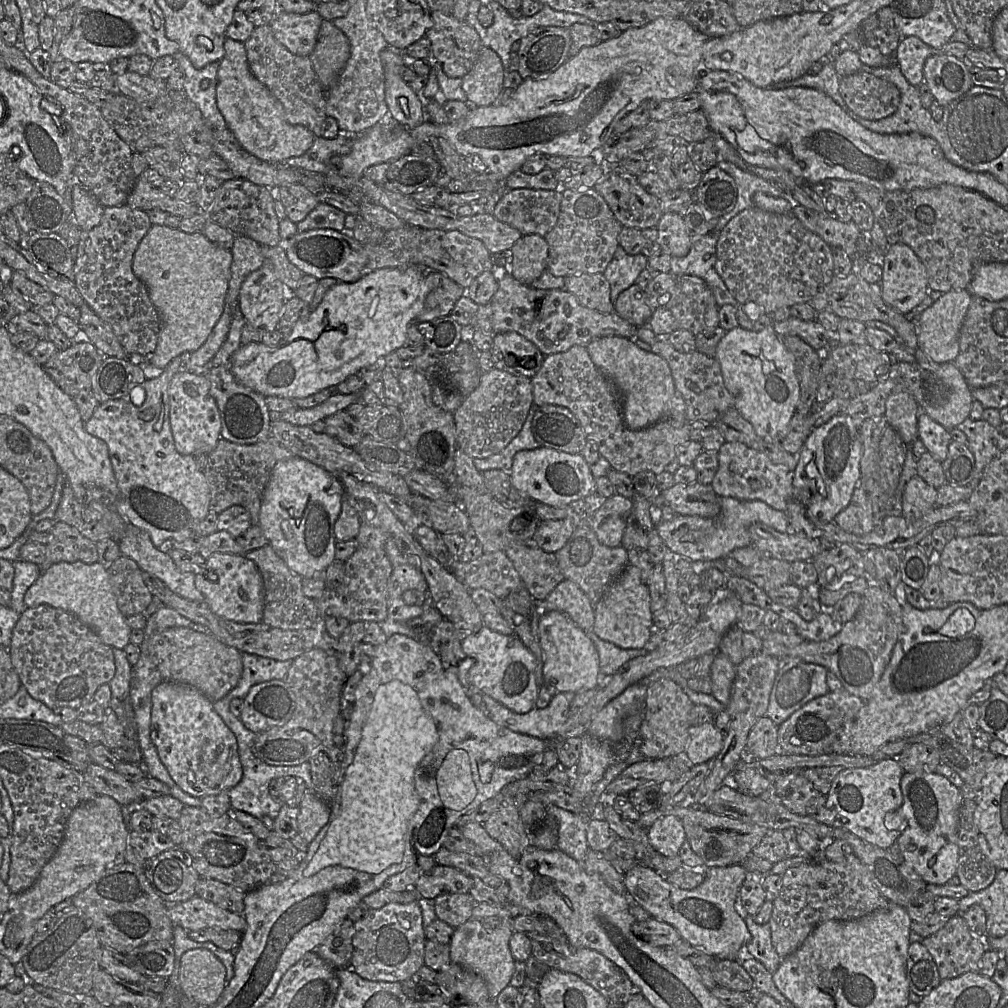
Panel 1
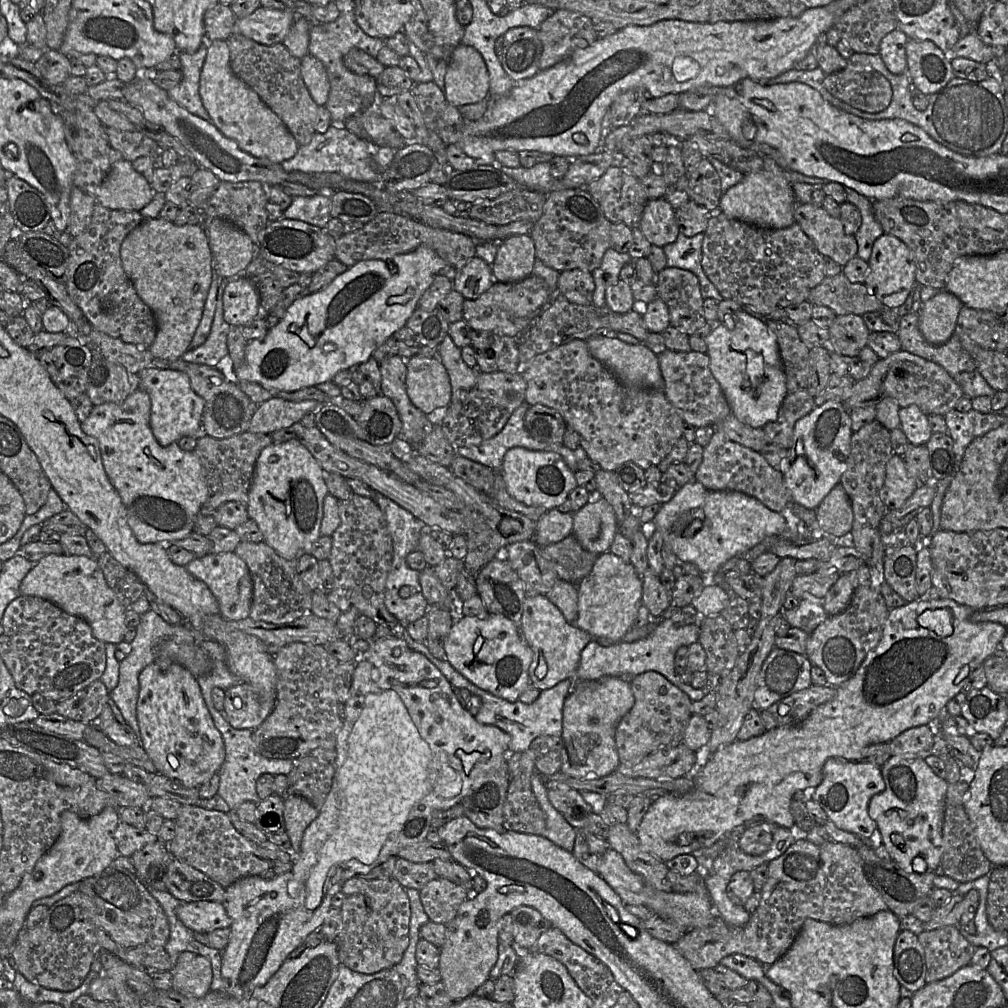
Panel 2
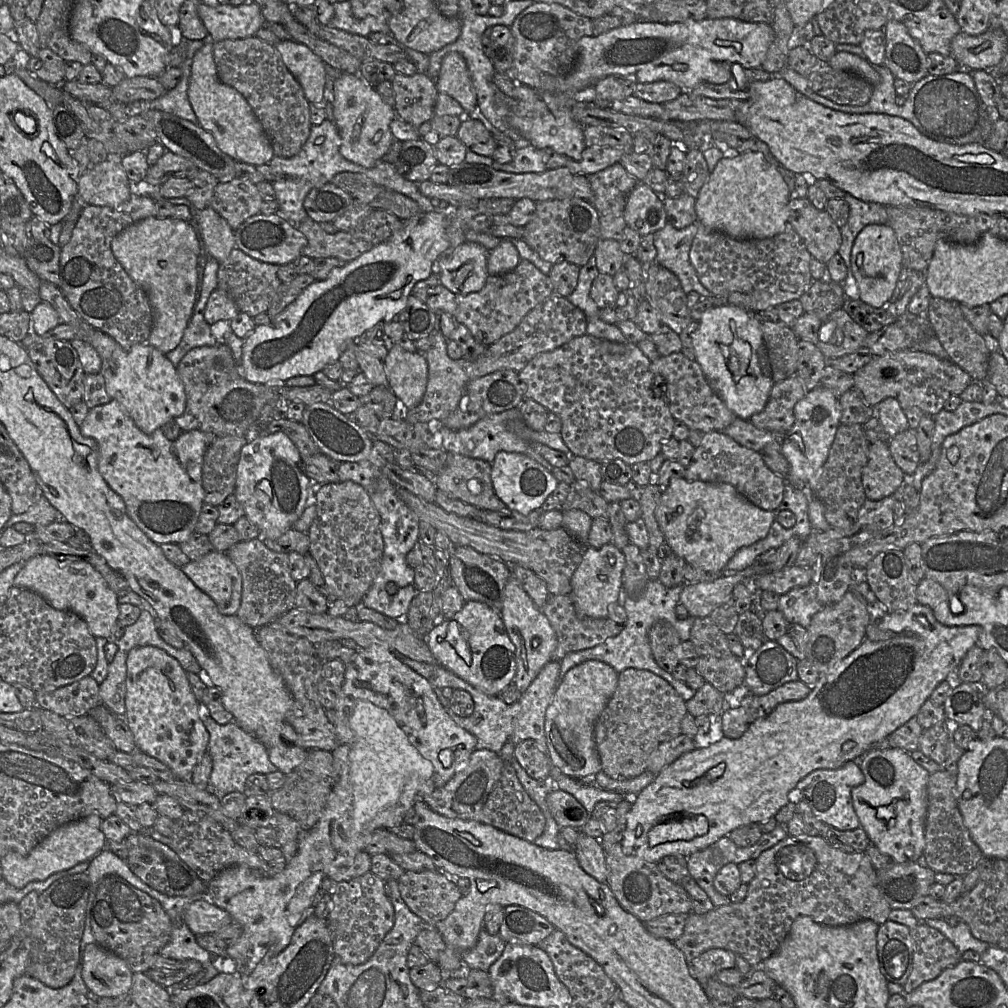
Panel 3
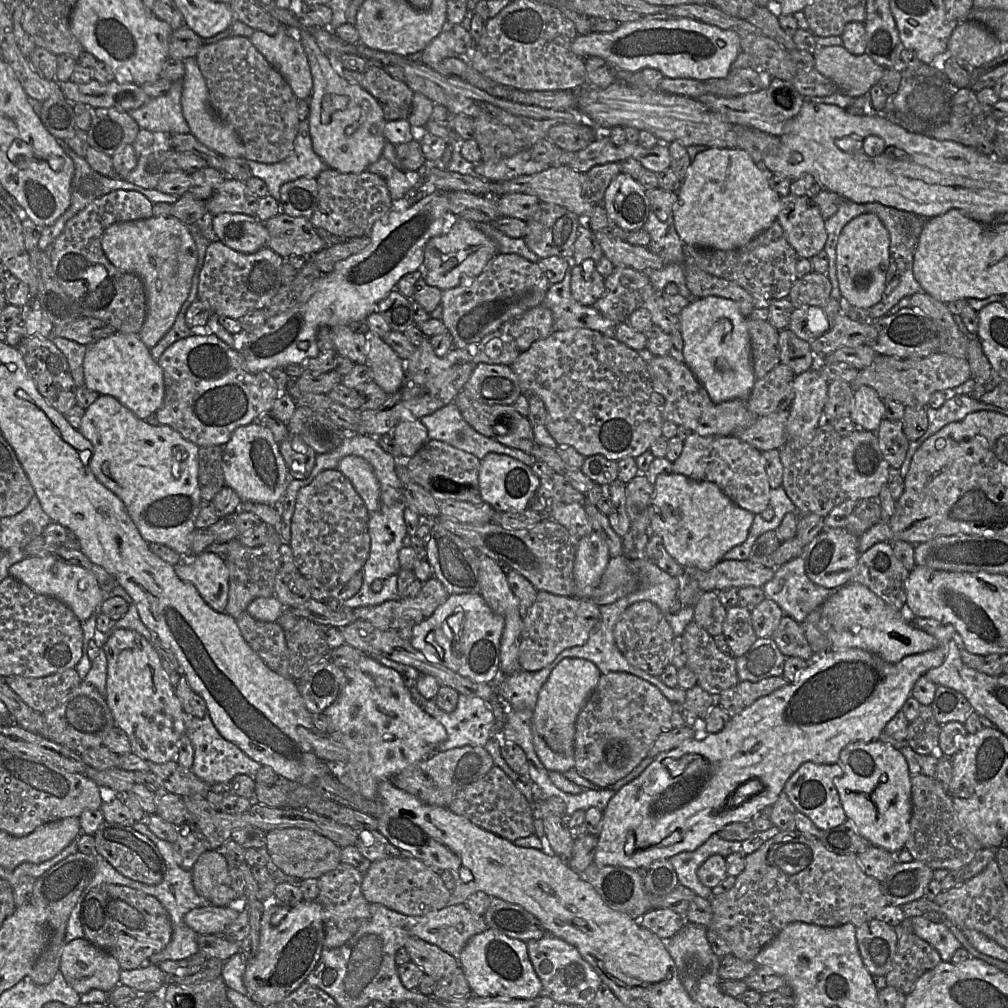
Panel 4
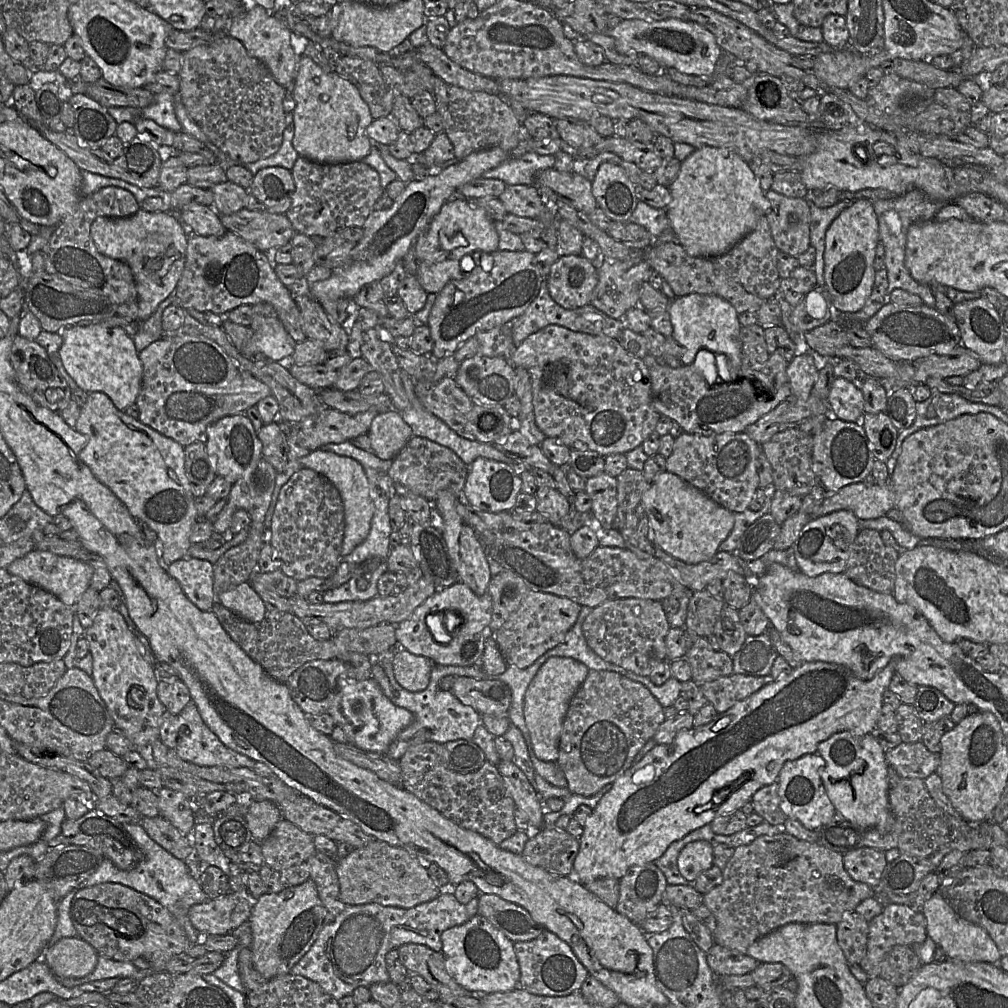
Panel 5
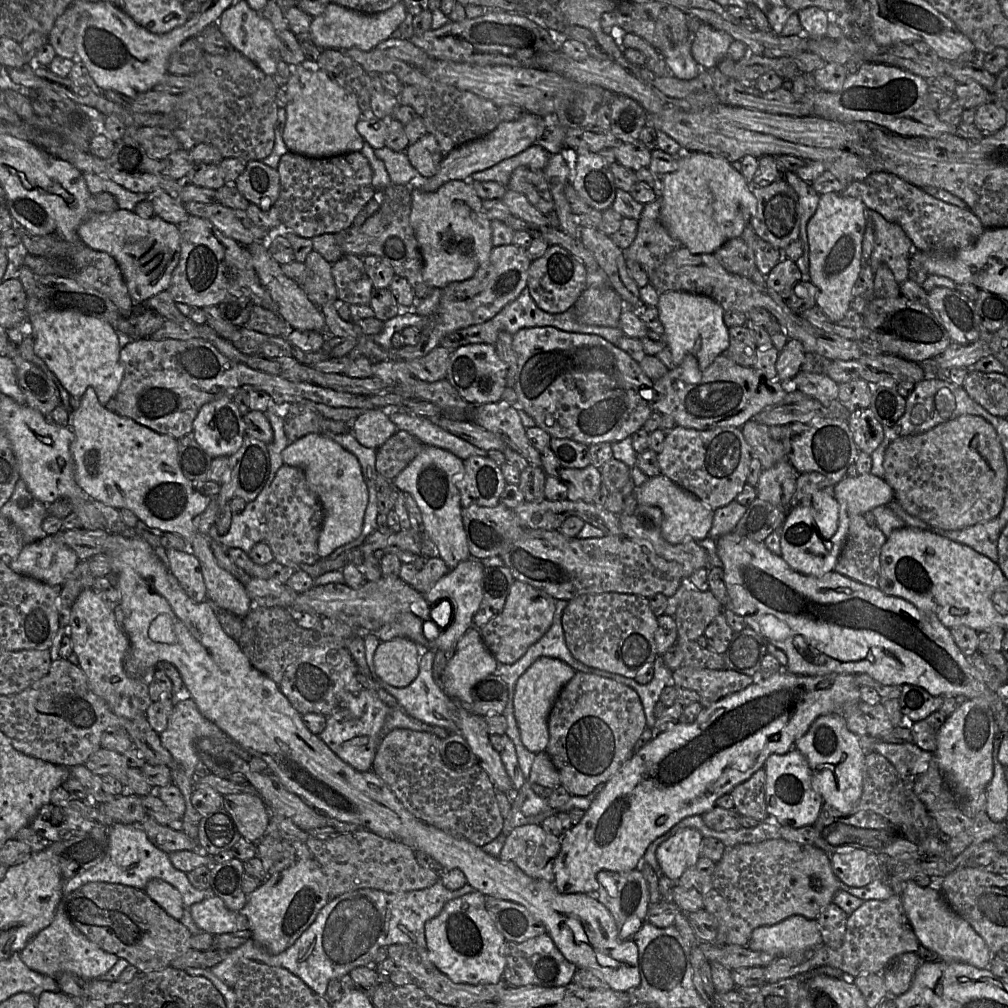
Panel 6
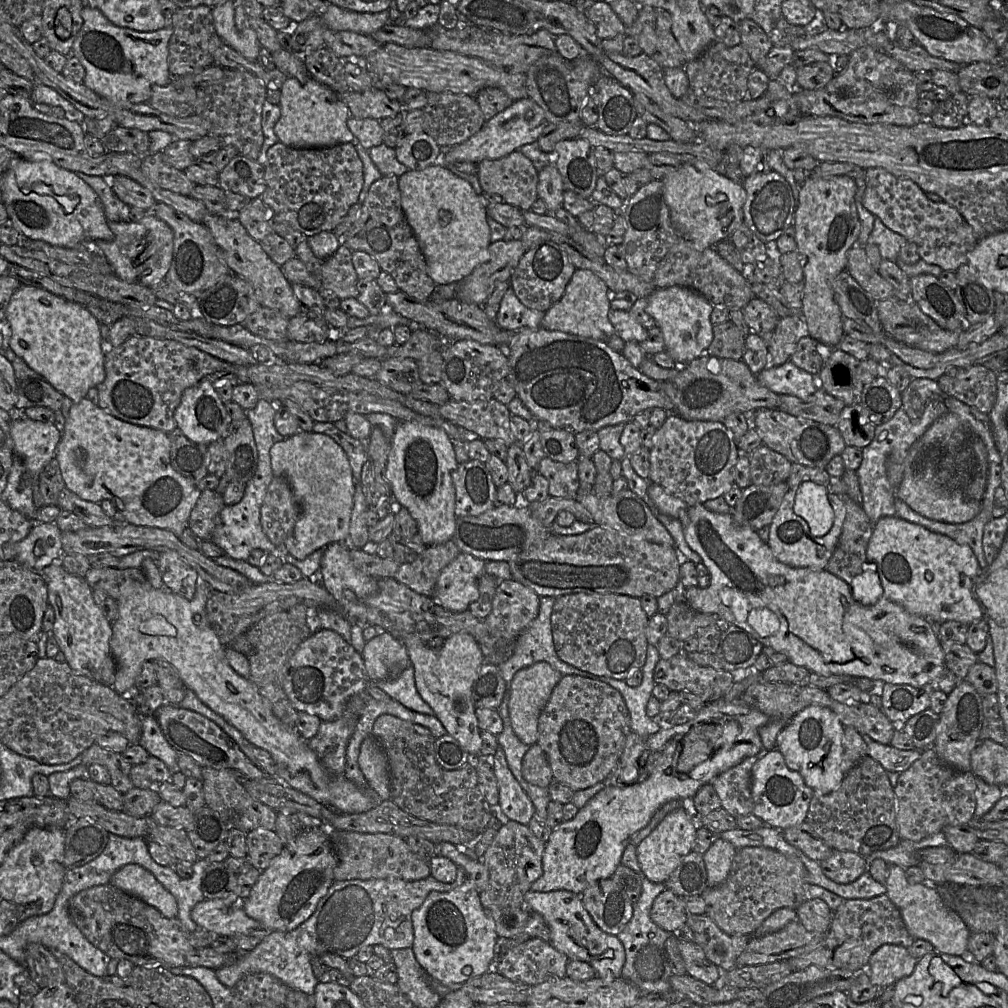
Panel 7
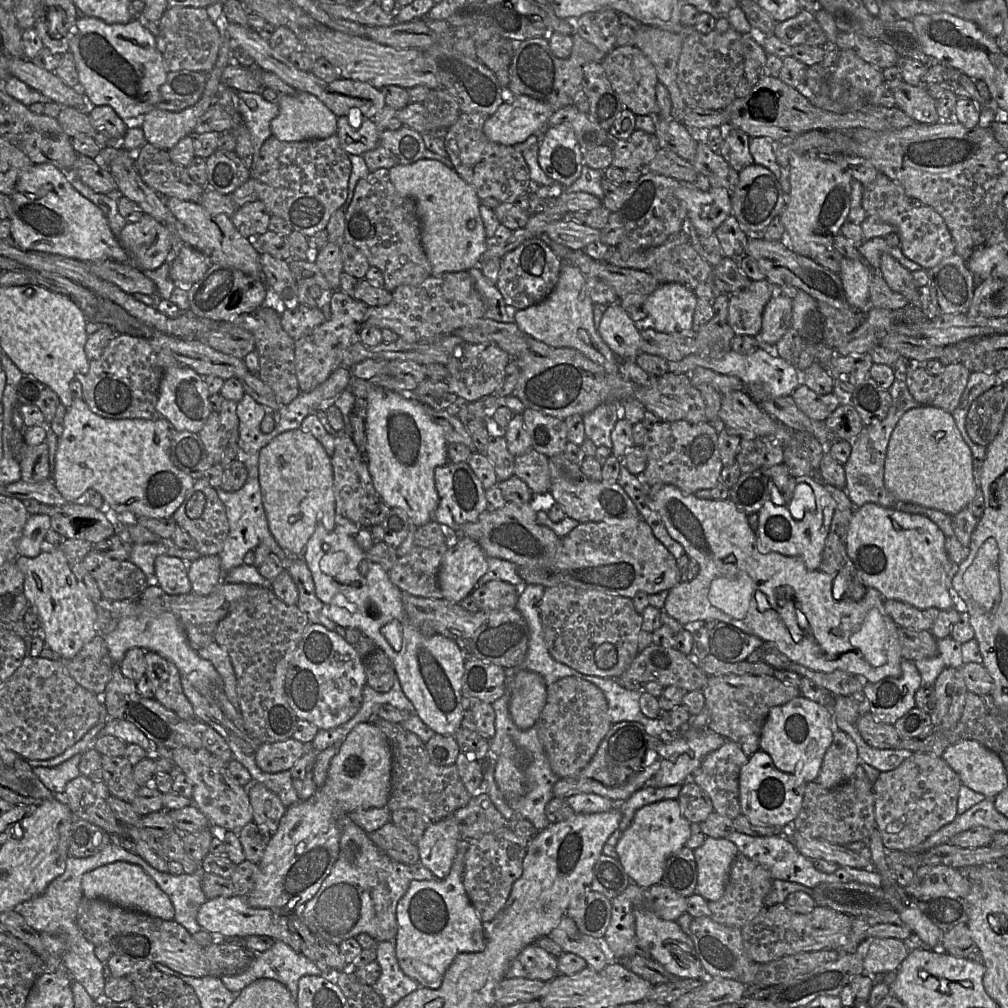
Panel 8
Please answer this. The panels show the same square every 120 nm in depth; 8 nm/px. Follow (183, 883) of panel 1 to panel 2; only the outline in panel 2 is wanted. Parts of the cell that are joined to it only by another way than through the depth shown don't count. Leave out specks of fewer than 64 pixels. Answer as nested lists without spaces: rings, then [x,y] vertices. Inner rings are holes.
[[[161,840],[147,844],[130,857],[139,880],[147,889],[158,891],[166,891],[164,875],[172,859],[173,854]]]

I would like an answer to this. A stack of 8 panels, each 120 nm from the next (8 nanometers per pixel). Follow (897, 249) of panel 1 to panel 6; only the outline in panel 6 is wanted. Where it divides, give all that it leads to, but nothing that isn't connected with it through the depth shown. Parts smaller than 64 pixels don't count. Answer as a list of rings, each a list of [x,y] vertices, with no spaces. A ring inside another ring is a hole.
[[[827,193],[820,196],[817,209],[807,225],[810,281],[819,289],[816,306],[833,322],[840,321],[845,317],[855,297],[854,286],[862,267],[866,212],[867,208],[864,203],[857,198],[841,193]]]

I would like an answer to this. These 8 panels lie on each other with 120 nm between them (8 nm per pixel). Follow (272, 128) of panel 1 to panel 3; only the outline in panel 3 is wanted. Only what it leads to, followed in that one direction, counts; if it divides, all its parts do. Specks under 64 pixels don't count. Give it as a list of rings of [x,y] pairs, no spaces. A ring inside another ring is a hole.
[[[206,40],[203,47],[196,52],[193,58],[188,98],[197,116],[197,123],[208,131],[213,136],[217,146],[236,162],[255,166],[268,164],[275,156],[271,142],[245,97],[236,89],[220,81],[213,57],[213,45],[214,42]]]

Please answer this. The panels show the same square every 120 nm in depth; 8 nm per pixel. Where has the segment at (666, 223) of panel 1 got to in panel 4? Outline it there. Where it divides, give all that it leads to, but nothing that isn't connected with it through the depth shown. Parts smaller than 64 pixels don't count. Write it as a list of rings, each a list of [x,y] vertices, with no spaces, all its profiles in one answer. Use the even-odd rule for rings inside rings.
[[[623,172],[609,184],[602,206],[615,225],[629,232],[642,229],[651,212],[646,190]]]

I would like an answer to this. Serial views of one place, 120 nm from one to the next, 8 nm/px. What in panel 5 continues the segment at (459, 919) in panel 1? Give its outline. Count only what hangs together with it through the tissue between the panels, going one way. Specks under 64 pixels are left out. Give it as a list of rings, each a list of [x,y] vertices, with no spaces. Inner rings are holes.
[[[380,840],[362,848],[354,848],[346,856],[336,858],[335,861],[339,898],[346,905],[377,903],[408,909],[429,902],[441,892],[447,891],[432,879],[426,863],[401,848]]]

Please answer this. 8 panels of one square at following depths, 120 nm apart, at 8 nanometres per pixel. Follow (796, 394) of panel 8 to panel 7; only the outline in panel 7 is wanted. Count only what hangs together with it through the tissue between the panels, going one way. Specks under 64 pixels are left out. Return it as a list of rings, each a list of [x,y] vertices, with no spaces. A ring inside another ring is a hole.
[[[819,389],[806,399],[790,395],[779,395],[777,410],[799,419],[836,426],[845,406],[843,401]]]

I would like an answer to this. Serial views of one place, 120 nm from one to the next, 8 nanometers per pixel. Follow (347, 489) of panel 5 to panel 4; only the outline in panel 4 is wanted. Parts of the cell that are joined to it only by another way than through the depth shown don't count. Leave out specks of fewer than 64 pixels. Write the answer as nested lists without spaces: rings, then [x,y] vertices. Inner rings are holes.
[[[345,456],[339,461],[336,470],[352,483],[370,514],[379,508],[379,483],[371,466],[363,458]]]

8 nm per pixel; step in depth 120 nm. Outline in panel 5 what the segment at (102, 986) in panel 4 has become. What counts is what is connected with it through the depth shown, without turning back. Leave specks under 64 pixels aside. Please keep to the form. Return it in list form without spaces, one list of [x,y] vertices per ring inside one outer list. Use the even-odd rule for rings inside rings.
[[[73,937],[49,946],[43,958],[57,977],[82,978],[94,970],[98,957],[90,944]]]

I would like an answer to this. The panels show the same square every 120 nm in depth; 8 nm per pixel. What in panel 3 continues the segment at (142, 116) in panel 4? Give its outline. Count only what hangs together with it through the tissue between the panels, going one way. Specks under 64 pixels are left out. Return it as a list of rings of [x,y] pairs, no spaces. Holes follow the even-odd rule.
[[[187,40],[186,42],[186,58],[182,65],[179,67],[181,69],[182,76],[177,86],[167,91],[161,97],[144,104],[146,105],[146,109],[167,112],[182,119],[191,121],[192,123],[197,123],[197,116],[188,98],[188,87],[193,58],[196,52],[203,47],[205,41]]]

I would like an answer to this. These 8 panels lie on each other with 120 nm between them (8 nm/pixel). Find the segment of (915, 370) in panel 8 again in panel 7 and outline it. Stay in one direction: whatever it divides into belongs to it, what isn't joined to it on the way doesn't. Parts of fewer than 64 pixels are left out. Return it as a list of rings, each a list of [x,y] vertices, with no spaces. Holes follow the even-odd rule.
[[[982,365],[959,368],[953,377],[942,375],[938,380],[940,388],[949,396],[977,408],[982,413],[989,414],[997,399],[997,376],[990,369]]]

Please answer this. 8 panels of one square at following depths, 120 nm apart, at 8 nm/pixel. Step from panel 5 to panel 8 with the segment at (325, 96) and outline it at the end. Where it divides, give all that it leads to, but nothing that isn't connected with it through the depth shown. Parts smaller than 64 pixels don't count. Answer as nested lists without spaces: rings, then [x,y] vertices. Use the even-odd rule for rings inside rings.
[[[306,92],[279,97],[279,113],[271,121],[271,133],[286,142],[325,139],[337,134],[337,116],[317,97]]]

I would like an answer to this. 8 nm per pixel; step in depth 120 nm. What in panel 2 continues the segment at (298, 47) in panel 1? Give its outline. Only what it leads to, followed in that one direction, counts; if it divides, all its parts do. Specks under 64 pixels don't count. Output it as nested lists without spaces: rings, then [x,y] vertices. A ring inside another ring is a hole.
[[[260,7],[249,16],[237,19],[234,33],[266,46],[280,44],[289,34],[295,17],[292,11]]]

